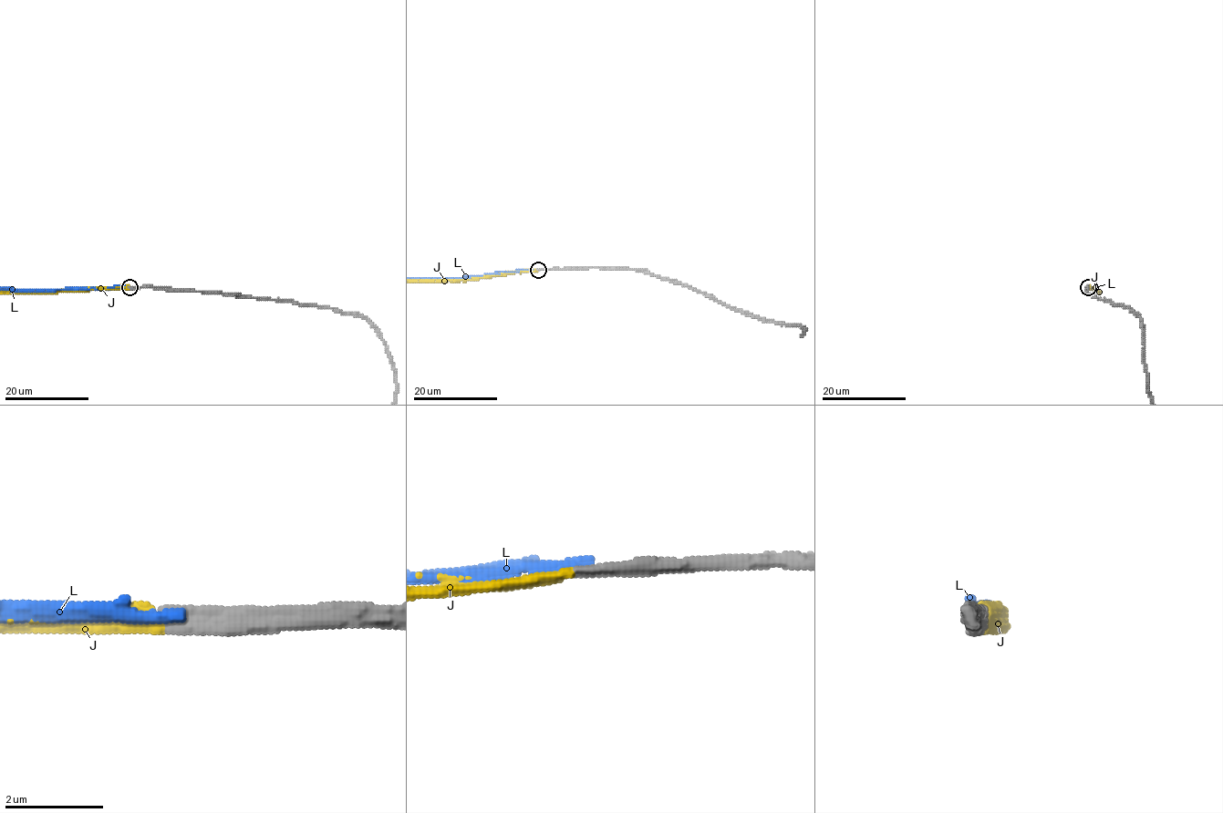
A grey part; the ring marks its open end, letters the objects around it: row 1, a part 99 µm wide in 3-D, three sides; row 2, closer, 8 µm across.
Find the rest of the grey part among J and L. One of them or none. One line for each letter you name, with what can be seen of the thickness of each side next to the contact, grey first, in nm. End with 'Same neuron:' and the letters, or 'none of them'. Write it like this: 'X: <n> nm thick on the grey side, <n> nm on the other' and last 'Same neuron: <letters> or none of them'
J: 320 nm thick on the grey side, 300 nm on the other
Same neuron: J

